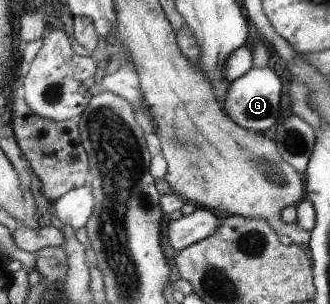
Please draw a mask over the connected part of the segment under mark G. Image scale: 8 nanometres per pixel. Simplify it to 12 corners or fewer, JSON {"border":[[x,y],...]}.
{"border":[[273,67],[234,79],[224,111],[246,130],[280,117],[283,83]]}

